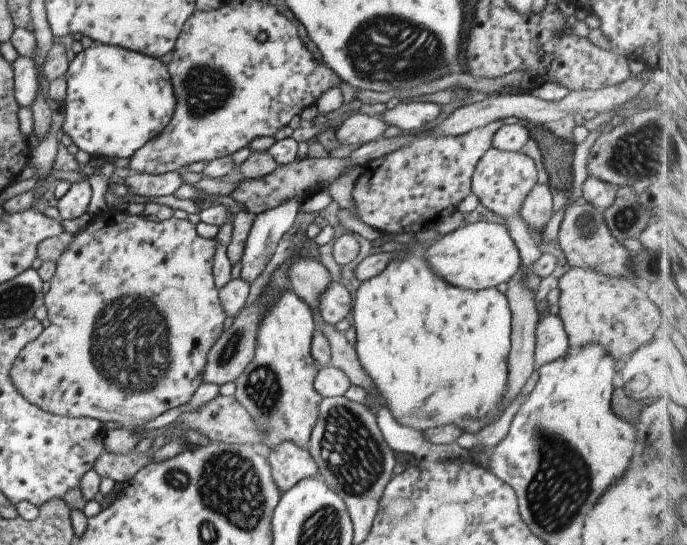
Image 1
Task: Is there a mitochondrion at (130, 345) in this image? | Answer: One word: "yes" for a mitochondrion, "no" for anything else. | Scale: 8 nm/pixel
yes

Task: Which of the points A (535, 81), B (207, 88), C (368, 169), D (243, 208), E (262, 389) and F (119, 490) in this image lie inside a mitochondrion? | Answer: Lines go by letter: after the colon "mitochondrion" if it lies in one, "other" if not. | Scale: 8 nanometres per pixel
A: other
B: mitochondrion
C: other
D: other
E: mitochondrion
F: other

